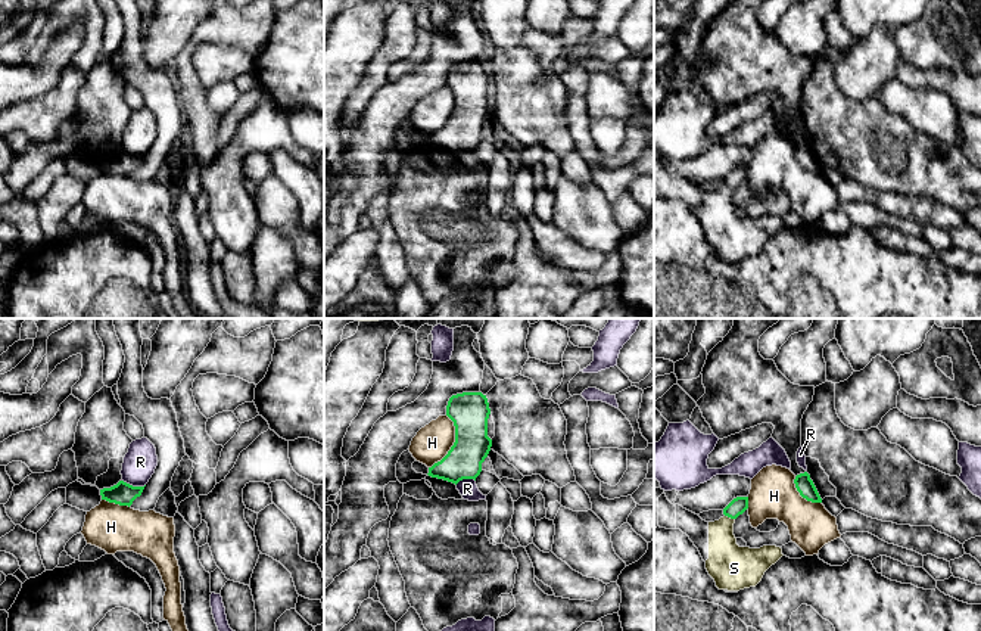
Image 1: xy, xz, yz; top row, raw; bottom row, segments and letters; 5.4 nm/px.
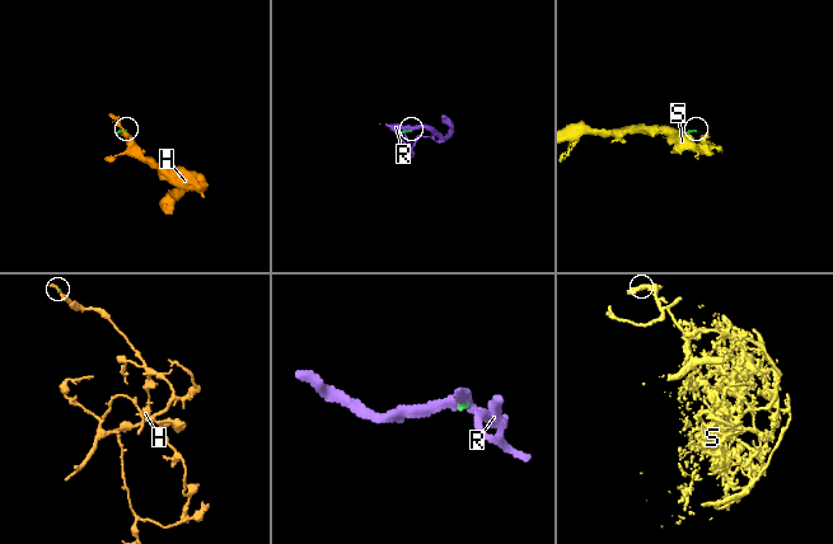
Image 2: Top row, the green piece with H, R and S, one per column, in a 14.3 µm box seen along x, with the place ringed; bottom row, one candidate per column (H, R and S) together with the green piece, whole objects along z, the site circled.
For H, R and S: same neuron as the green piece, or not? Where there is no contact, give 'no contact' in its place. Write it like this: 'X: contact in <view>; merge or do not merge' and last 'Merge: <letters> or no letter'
H: contact in xz; do not merge
R: contact in xy; merge
S: contact in yz; do not merge
Merge: R

